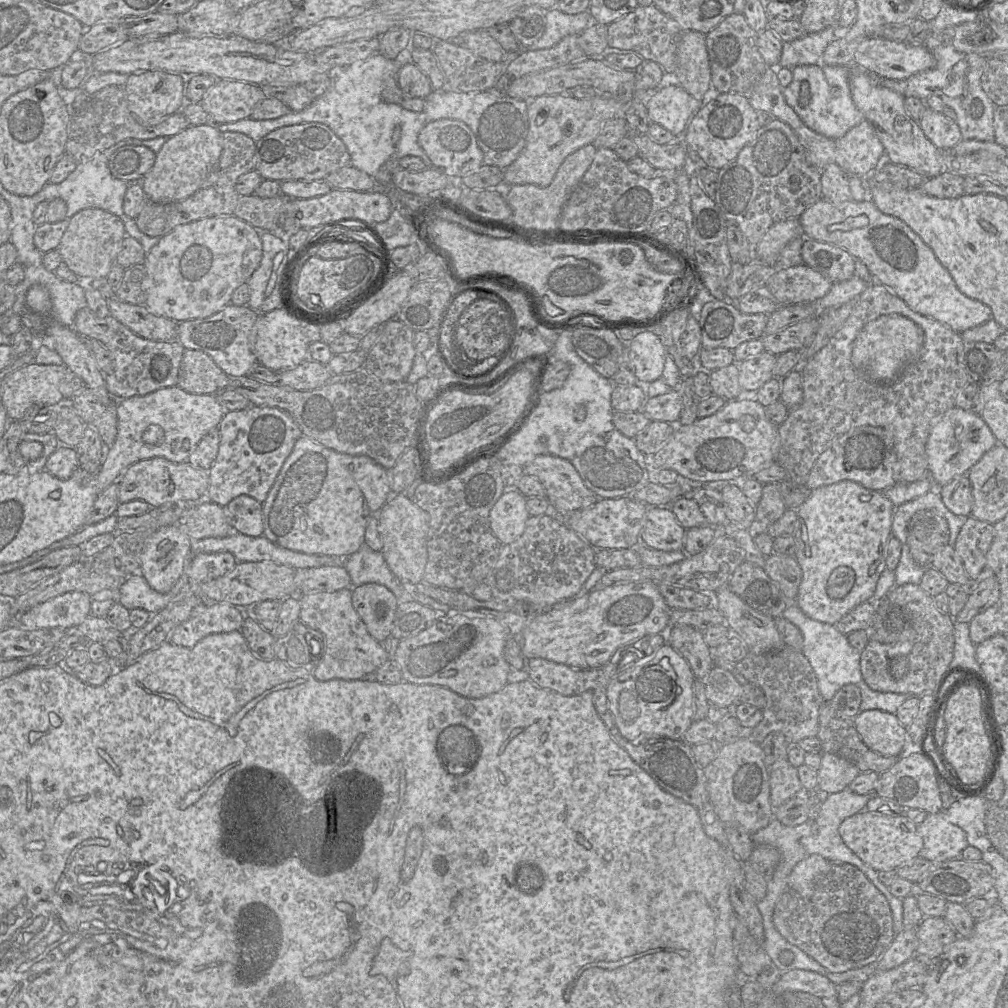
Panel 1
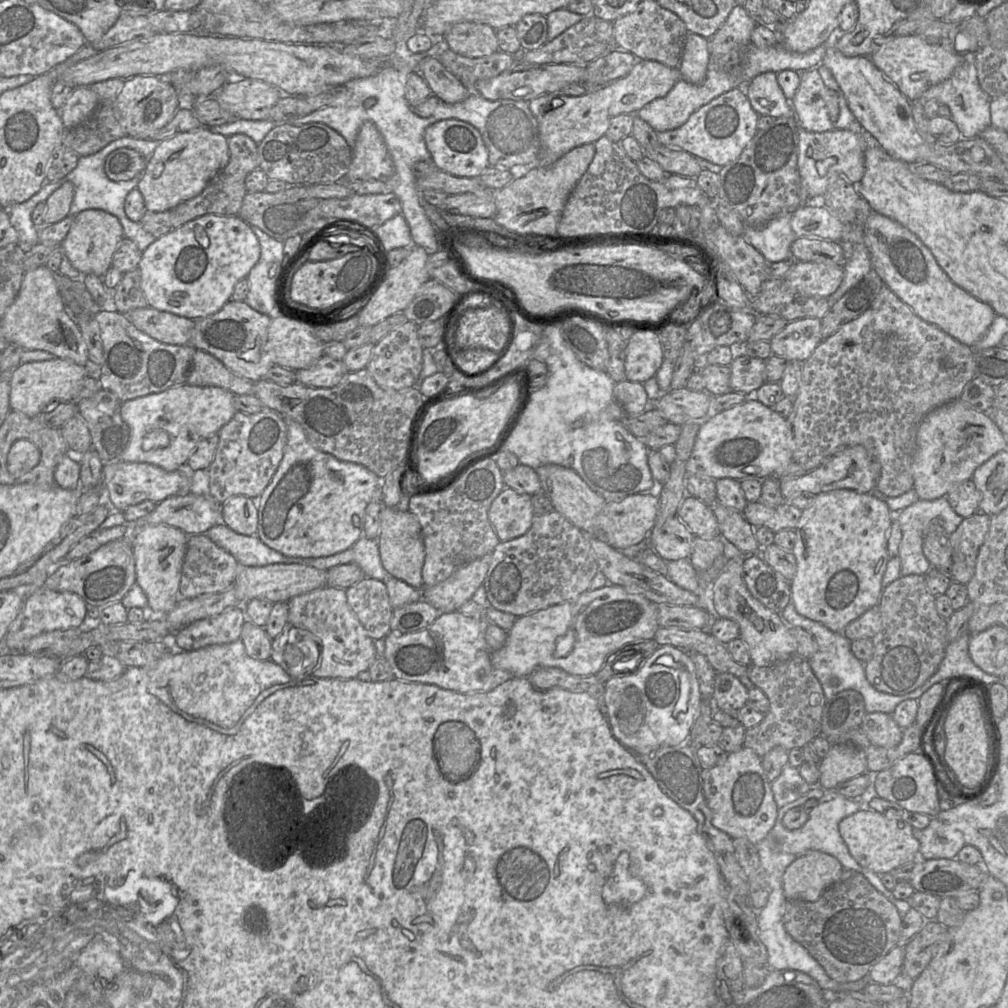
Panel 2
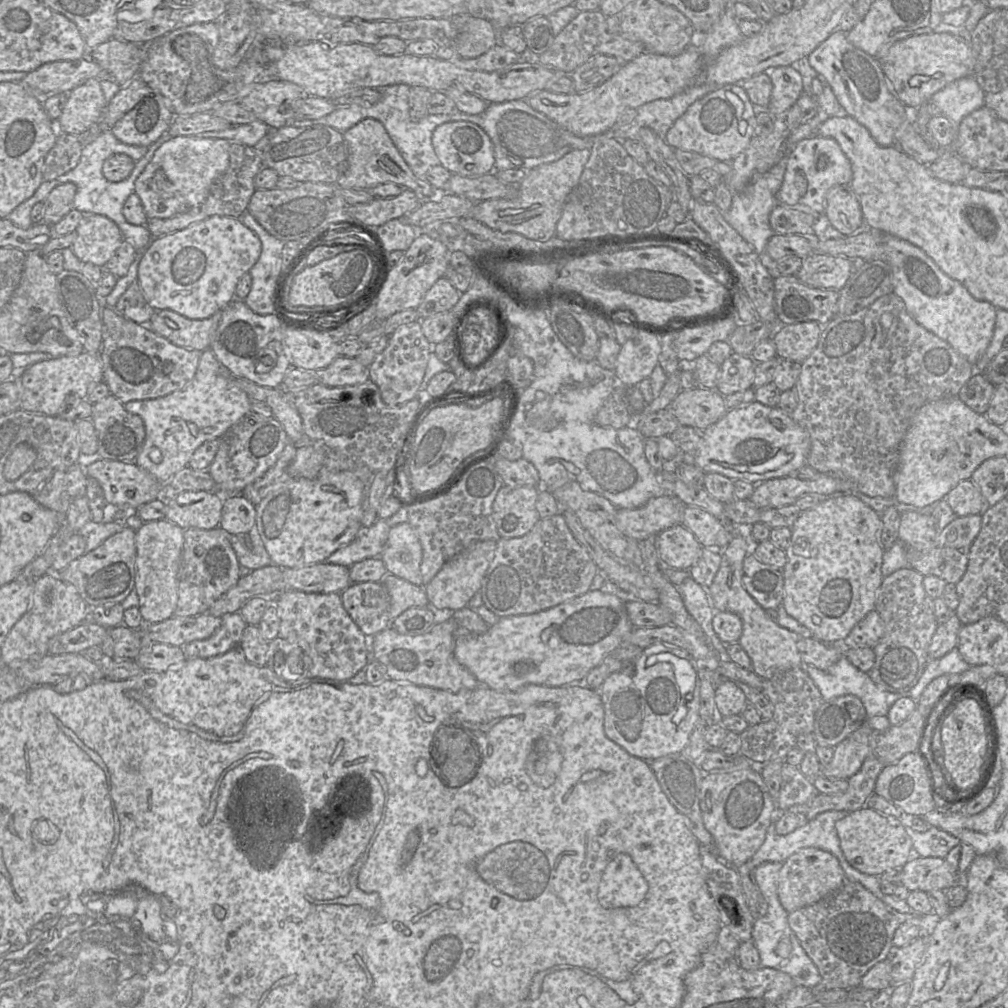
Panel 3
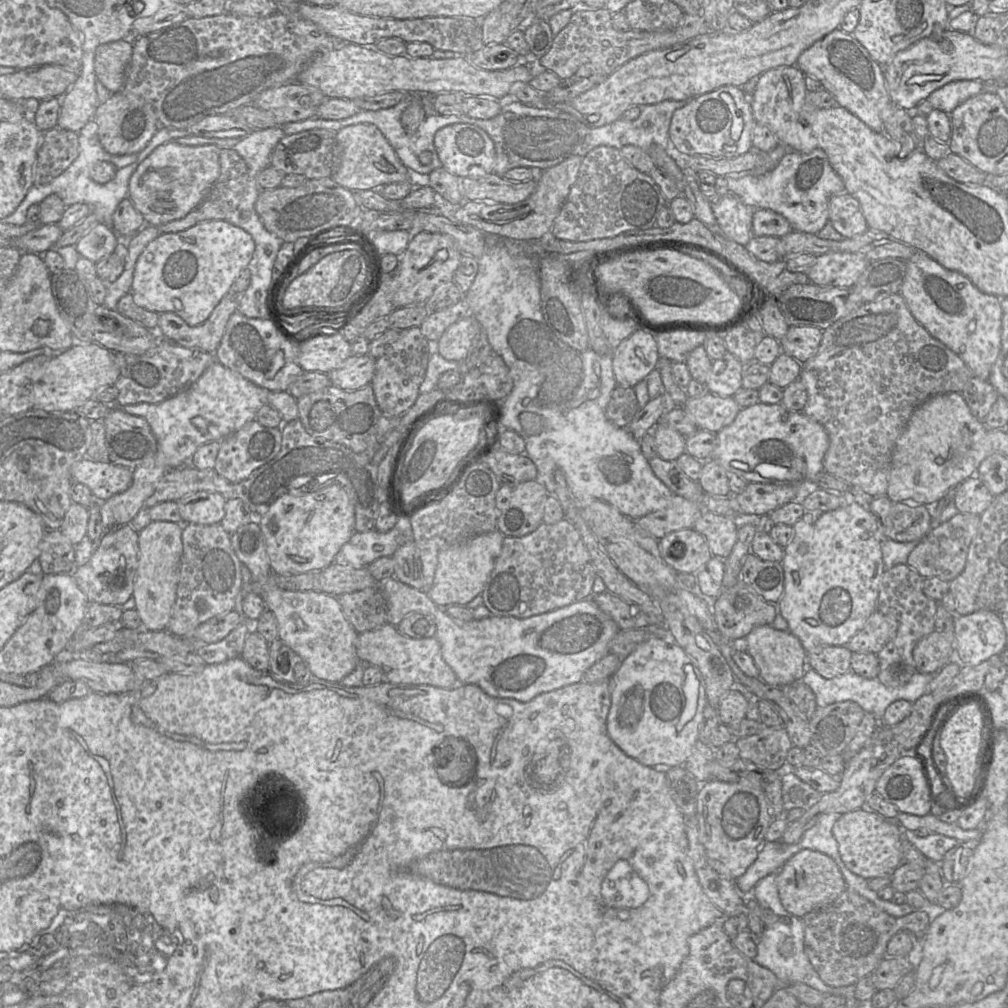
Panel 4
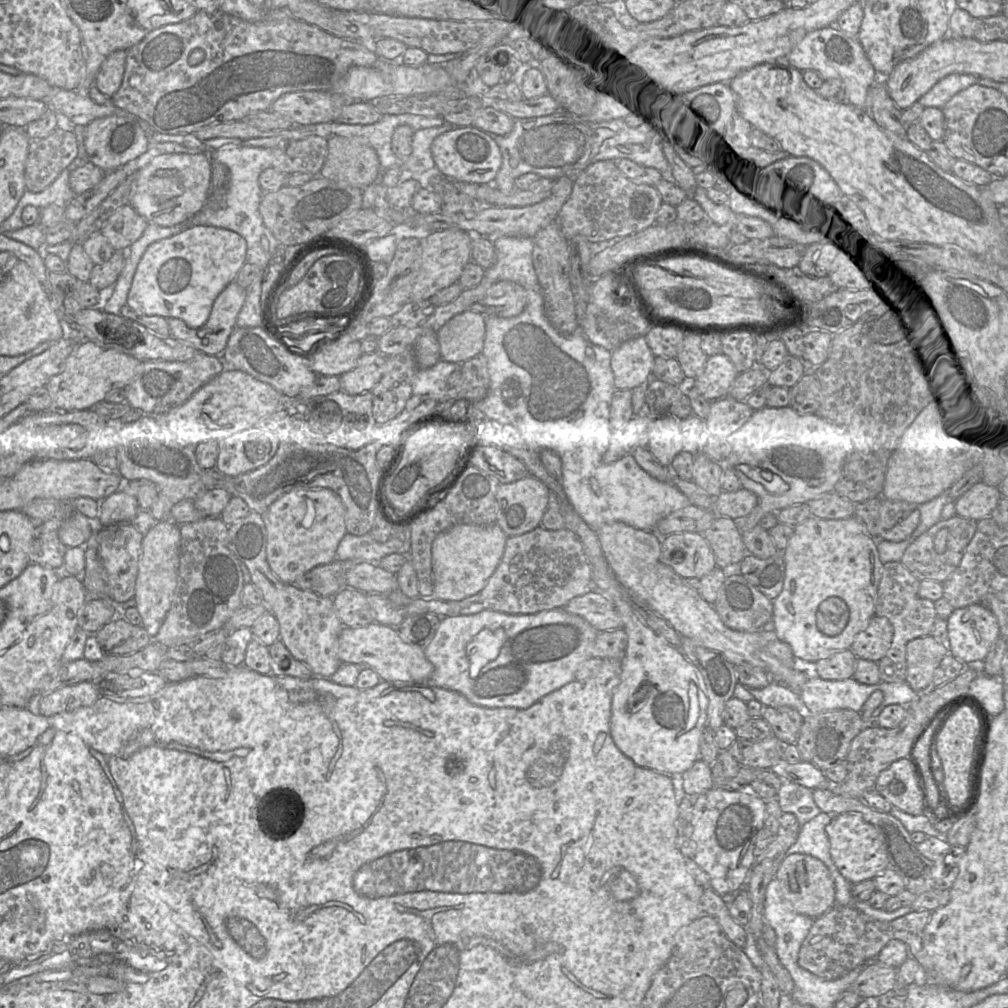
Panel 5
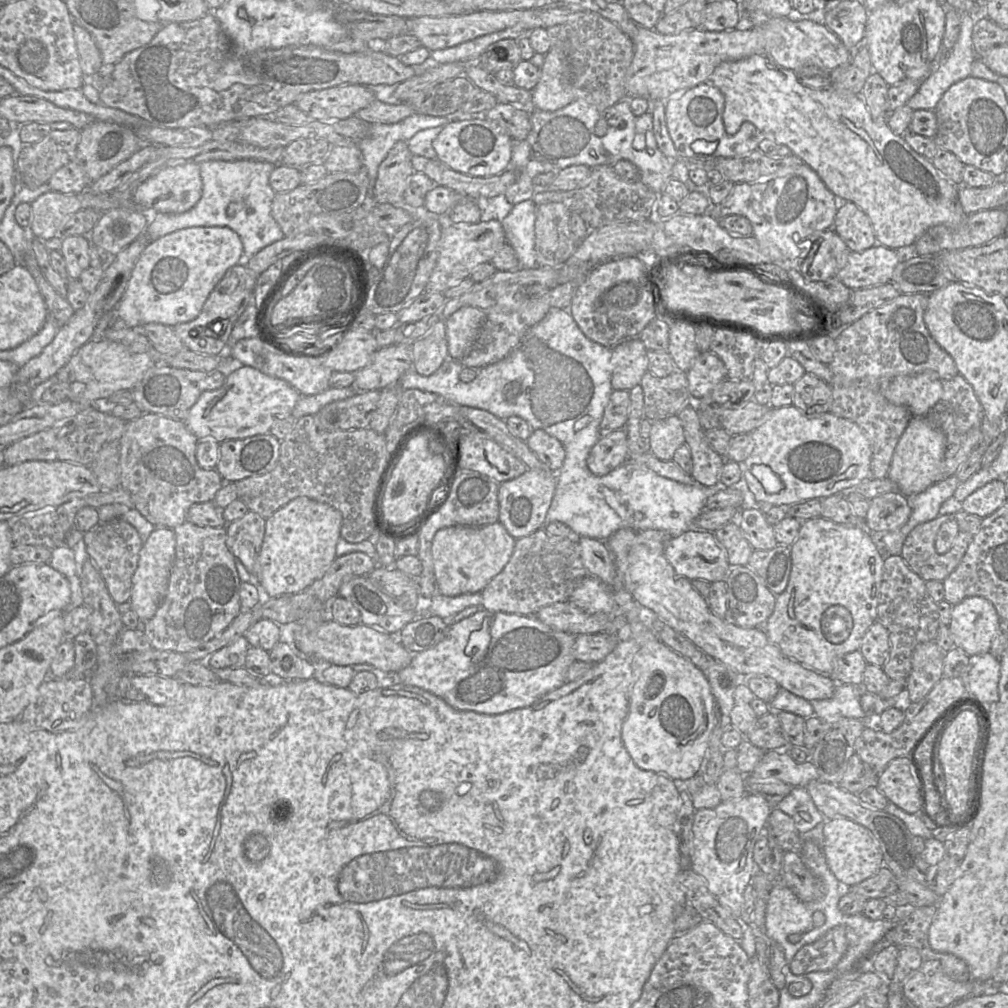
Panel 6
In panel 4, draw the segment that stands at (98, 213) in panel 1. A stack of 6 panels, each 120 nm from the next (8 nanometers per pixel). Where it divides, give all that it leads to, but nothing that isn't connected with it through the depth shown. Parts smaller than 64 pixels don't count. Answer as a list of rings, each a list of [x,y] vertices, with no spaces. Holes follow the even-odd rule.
[[[99,223],[83,236],[75,247],[81,257],[97,263],[108,257],[120,240],[123,239],[110,225]]]

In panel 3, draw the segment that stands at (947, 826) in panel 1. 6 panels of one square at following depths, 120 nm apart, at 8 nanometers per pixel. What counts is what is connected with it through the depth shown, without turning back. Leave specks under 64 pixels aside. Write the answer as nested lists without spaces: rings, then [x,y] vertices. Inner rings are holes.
[[[906,826],[905,830],[913,843],[913,855],[920,857],[945,858],[961,842],[957,837],[936,827],[930,827],[924,833],[913,830],[911,826]]]

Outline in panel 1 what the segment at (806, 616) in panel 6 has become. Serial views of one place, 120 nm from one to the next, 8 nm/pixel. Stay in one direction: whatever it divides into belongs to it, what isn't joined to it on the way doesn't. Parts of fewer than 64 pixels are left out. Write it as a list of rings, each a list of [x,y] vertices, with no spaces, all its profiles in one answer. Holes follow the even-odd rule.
[[[851,480],[807,492],[806,500],[797,509],[797,527],[793,533],[796,544],[794,557],[802,570],[802,580],[794,604],[807,617],[835,625],[856,606],[873,599],[880,575],[886,569],[887,546],[892,536],[893,513],[896,507],[882,492],[867,489]]]

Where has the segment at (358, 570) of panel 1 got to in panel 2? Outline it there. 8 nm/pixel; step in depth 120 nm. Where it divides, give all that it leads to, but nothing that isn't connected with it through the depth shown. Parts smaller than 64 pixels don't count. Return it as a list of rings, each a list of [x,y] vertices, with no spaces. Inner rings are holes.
[[[366,536],[361,538],[352,546],[354,561],[365,573],[367,578],[386,581],[388,572],[381,563],[379,546],[376,539]]]

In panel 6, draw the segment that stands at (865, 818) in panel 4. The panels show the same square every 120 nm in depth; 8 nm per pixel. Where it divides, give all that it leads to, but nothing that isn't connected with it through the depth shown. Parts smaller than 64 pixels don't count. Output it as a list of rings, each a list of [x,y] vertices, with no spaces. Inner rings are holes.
[[[836,818],[824,821],[823,834],[823,854],[827,865],[843,887],[859,884],[884,866],[880,845],[866,827],[846,818]]]

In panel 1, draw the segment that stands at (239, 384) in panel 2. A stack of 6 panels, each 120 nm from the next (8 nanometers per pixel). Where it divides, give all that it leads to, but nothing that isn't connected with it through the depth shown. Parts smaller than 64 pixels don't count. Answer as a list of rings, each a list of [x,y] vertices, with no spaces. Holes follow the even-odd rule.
[[[186,349],[179,368],[181,389],[193,394],[213,394],[228,388],[229,376],[200,350]]]

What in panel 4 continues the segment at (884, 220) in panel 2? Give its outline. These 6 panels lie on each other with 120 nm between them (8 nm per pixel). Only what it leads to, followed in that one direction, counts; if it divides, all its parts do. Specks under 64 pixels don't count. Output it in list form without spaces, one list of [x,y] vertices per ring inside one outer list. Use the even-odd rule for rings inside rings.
[[[922,251],[907,260],[906,276],[899,293],[919,324],[956,353],[974,376],[988,380],[1001,350],[1001,298],[980,291],[968,277],[946,269]]]

